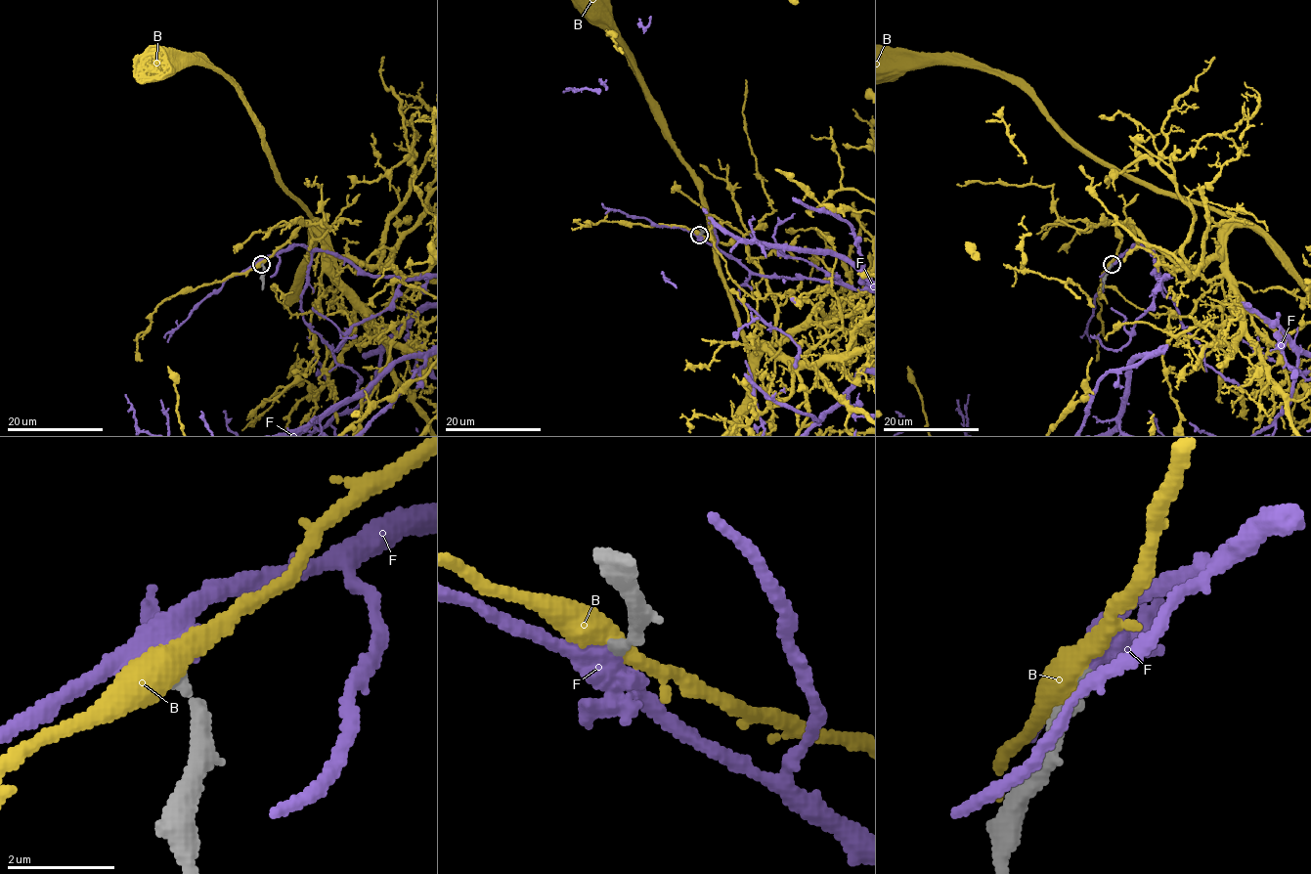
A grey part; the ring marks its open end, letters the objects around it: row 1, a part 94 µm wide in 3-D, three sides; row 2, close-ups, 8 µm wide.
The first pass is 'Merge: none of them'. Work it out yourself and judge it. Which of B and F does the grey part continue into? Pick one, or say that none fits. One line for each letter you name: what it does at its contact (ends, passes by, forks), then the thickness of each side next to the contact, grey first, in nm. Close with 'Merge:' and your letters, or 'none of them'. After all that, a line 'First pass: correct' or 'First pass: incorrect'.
F: it forks there; 220 nm thick on the grey side, 400 nm on the other
Merge: F
First pass: incorrect

